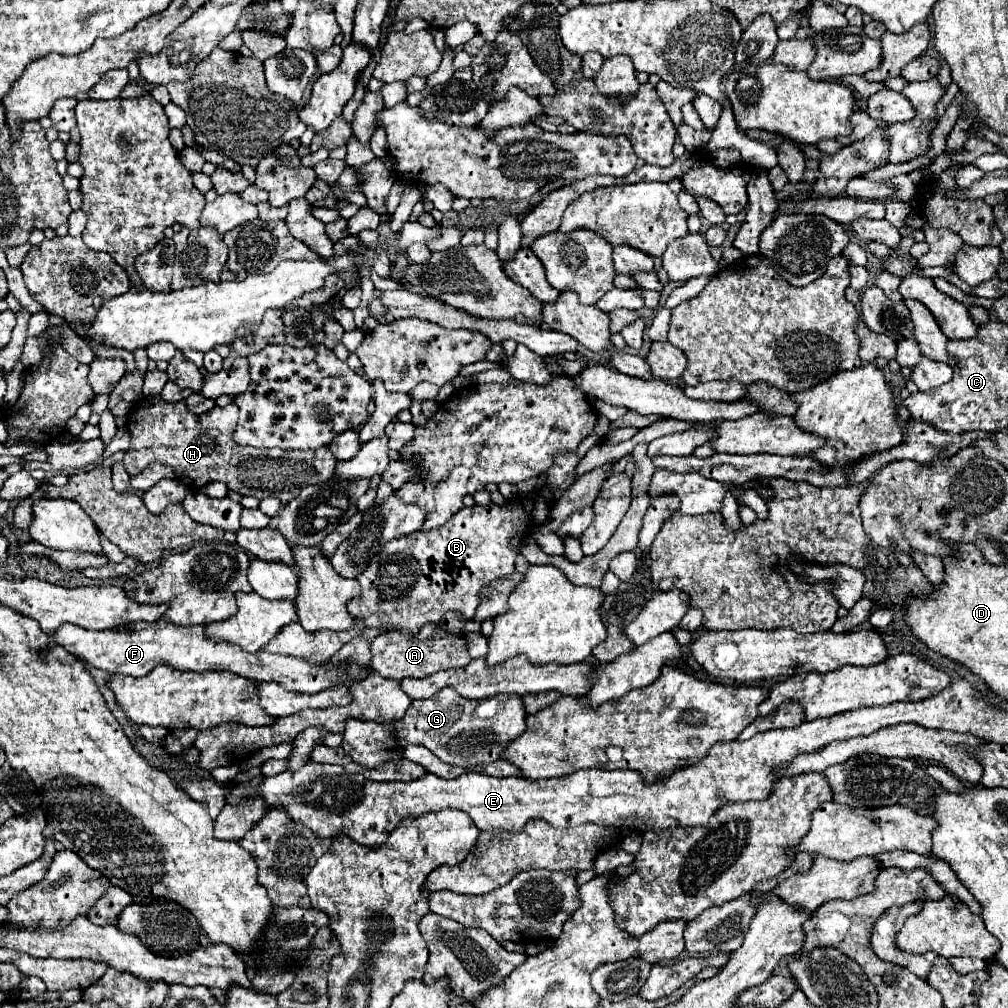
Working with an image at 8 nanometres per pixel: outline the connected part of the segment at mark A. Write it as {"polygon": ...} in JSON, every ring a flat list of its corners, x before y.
{"polygon":[[424,625,424,629,420,629,420,633,416,635,386,631,370,643,370,653,372,653,372,669,382,677,396,681,402,681,406,677,422,679,436,671,466,667,472,661,464,637,448,633,446,629,442,629,442,625]]}

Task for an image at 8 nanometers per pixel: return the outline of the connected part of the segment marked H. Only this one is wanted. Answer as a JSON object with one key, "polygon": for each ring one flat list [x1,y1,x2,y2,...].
{"polygon":[[160,395,140,397,132,401,128,411,128,431,132,435,130,447,124,455,124,467,128,475,138,475,148,463,160,461,176,471,178,481,184,481,188,489,198,491,212,481,222,481,228,489,240,495,252,495,258,499,278,497,282,503,290,503,300,495,300,489,308,485,324,483,336,469,336,457,328,447,316,451,284,451,284,449,256,449,242,447,232,441,232,429,236,427,238,407,234,403,226,407,212,407,210,411,196,415,186,409,184,401,168,403]]}

